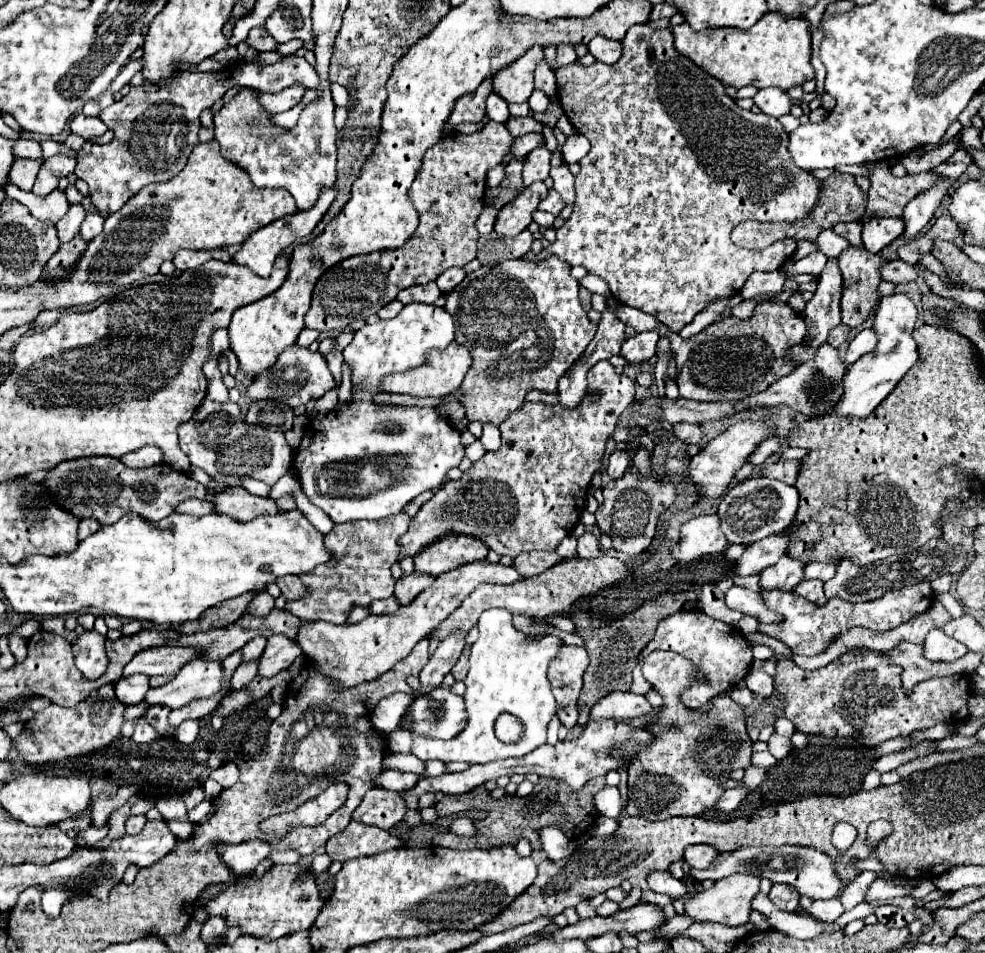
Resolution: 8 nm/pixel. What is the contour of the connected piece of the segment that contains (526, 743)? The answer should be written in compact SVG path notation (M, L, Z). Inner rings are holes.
M487 609L479 617L479 639L471 647L469 673L465 677L465 707L467 725L459 737L449 740L417 737L413 745L413 755L419 759L439 759L465 761L465 763L487 763L507 757L523 757L535 751L547 741L547 725L555 711L555 697L547 679L547 669L551 661L559 655L563 639L559 635L545 635L531 639L511 625L511 613L507 609ZM509 711L519 717L525 725L525 737L517 745L505 745L495 737L493 725L499 713Z

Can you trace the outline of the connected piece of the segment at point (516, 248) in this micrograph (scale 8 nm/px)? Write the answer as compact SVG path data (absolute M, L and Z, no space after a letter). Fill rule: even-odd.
M523 229L517 237L479 237L477 241L477 259L481 265L497 265L507 259L523 257L533 243L533 233Z

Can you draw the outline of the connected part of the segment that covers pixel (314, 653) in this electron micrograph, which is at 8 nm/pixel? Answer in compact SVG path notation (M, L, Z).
M473 561L471 565L461 565L459 569L453 569L451 573L443 573L435 579L435 583L419 593L415 601L409 605L399 607L391 615L369 615L367 619L355 623L355 625L331 625L327 621L301 621L303 629L299 629L299 647L303 649L303 655L313 659L323 675L337 679L343 687L359 685L363 681L375 679L381 673L389 671L397 661L405 659L415 643L419 643L423 637L431 635L437 625L441 625L461 603L463 599L481 583L515 583L519 579L519 573L513 567L501 565L501 563L489 563Z

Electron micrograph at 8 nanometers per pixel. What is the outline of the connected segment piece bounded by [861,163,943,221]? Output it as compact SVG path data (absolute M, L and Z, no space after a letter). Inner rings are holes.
M877 163L867 167L871 189L867 193L867 209L861 221L871 217L903 217L903 207L913 197L925 193L943 179L935 171L895 177L885 165Z

